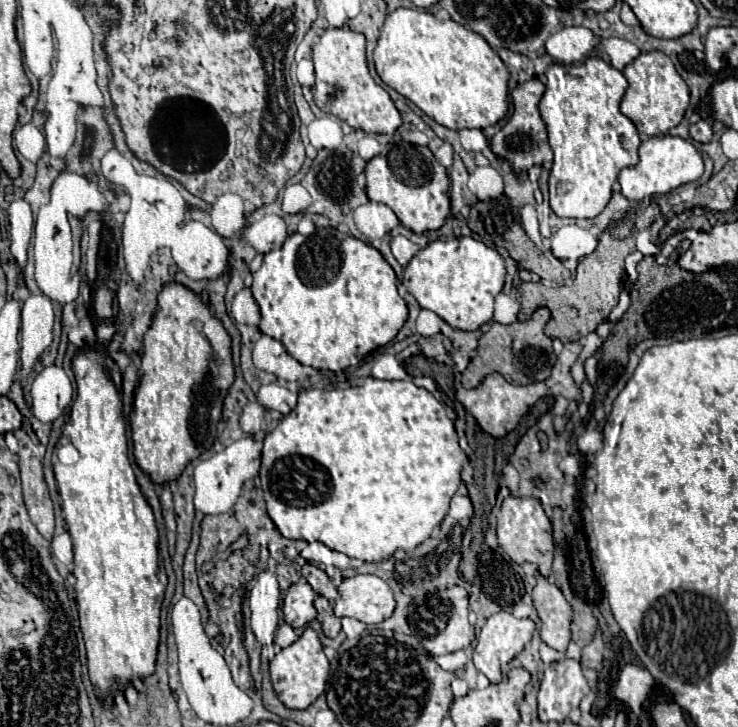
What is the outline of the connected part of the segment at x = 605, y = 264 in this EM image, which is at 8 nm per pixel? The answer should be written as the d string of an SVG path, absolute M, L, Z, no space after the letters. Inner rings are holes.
M638 228L632 230L630 236L626 236L624 240L614 238L608 230L602 234L598 248L586 256L580 264L578 264L578 274L576 280L572 282L572 286L568 288L548 288L542 284L534 284L528 282L524 284L524 292L522 292L522 308L520 312L526 312L526 320L532 316L532 312L538 306L548 306L552 312L550 322L546 324L546 334L550 338L560 338L562 342L576 342L580 338L584 338L588 332L594 332L596 326L600 324L600 320L606 320L606 316L598 316L600 310L596 310L596 306L606 306L606 308L614 308L618 304L618 296L622 292L622 276L624 276L624 258L636 250L634 238L636 238Z

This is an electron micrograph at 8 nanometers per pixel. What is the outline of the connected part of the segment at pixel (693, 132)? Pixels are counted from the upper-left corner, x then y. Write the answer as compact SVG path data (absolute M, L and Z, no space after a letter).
M700 120L700 122L696 122L696 124L692 124L690 126L690 136L696 140L696 142L710 142L710 138L712 138L712 128L710 128L710 124L708 122L704 122L704 120Z

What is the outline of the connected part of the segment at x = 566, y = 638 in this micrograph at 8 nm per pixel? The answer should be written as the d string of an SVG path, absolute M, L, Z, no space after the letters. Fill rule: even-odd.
M538 576L538 584L532 592L532 602L538 610L538 616L542 620L540 636L542 640L558 650L566 652L566 646L570 642L570 622L572 622L572 606L564 598L562 590L554 584L550 584L544 576Z

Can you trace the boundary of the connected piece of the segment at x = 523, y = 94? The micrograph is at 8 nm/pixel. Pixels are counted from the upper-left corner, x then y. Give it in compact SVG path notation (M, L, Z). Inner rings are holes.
M534 78L530 82L518 84L512 90L512 102L514 102L514 114L510 116L508 124L500 128L500 132L494 134L490 148L492 152L502 158L502 160L512 160L516 172L524 174L530 166L534 164L544 164L546 160L552 160L552 150L548 146L548 134L546 134L546 124L538 114L538 102L544 94L544 84Z

